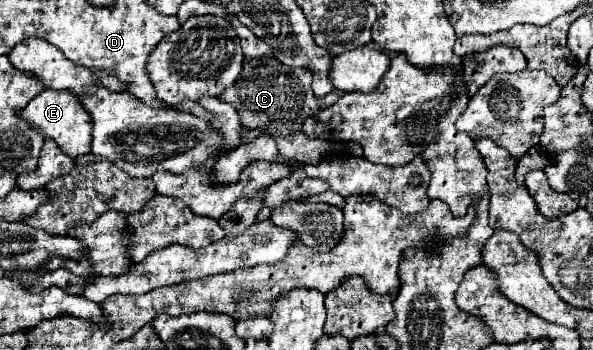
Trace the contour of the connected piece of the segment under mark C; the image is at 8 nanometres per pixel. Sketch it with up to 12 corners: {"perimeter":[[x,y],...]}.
{"perimeter":[[276,58],[244,64],[220,96],[246,128],[266,130],[284,158],[318,164],[332,142],[302,122],[334,104],[310,70]]}

